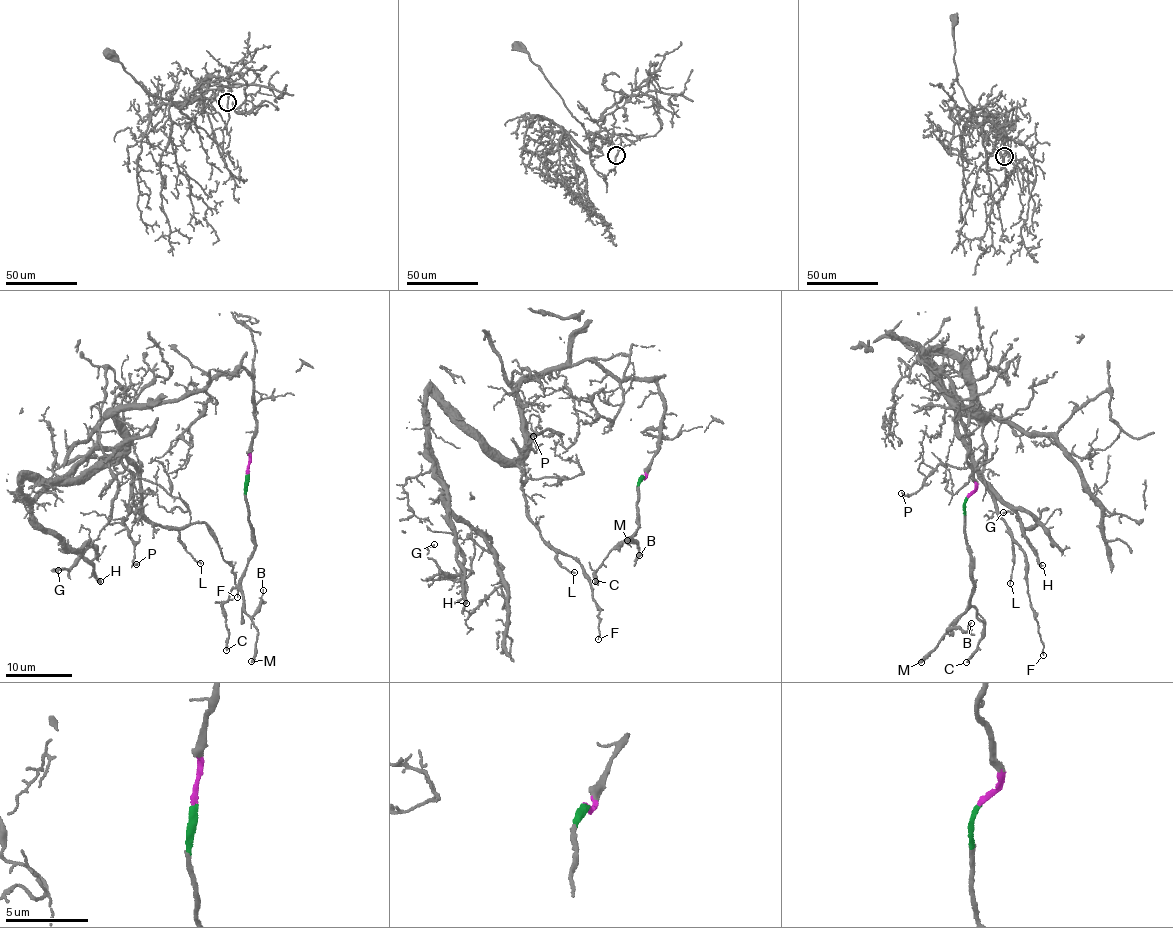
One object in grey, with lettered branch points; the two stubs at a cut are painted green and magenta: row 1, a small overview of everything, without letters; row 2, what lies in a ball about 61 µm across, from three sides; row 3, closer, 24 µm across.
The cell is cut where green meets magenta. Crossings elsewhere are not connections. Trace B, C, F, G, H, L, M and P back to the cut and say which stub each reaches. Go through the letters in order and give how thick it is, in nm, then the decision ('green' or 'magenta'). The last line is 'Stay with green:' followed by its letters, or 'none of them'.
B: 120 nm thick; green
C: 200 nm thick; green
F: 120 nm thick; magenta
G: 150 nm thick; magenta
H: 280 nm thick; magenta
L: 140 nm thick; magenta
M: 280 nm thick; green
P: 130 nm thick; magenta
Stay with green: B, C, M

